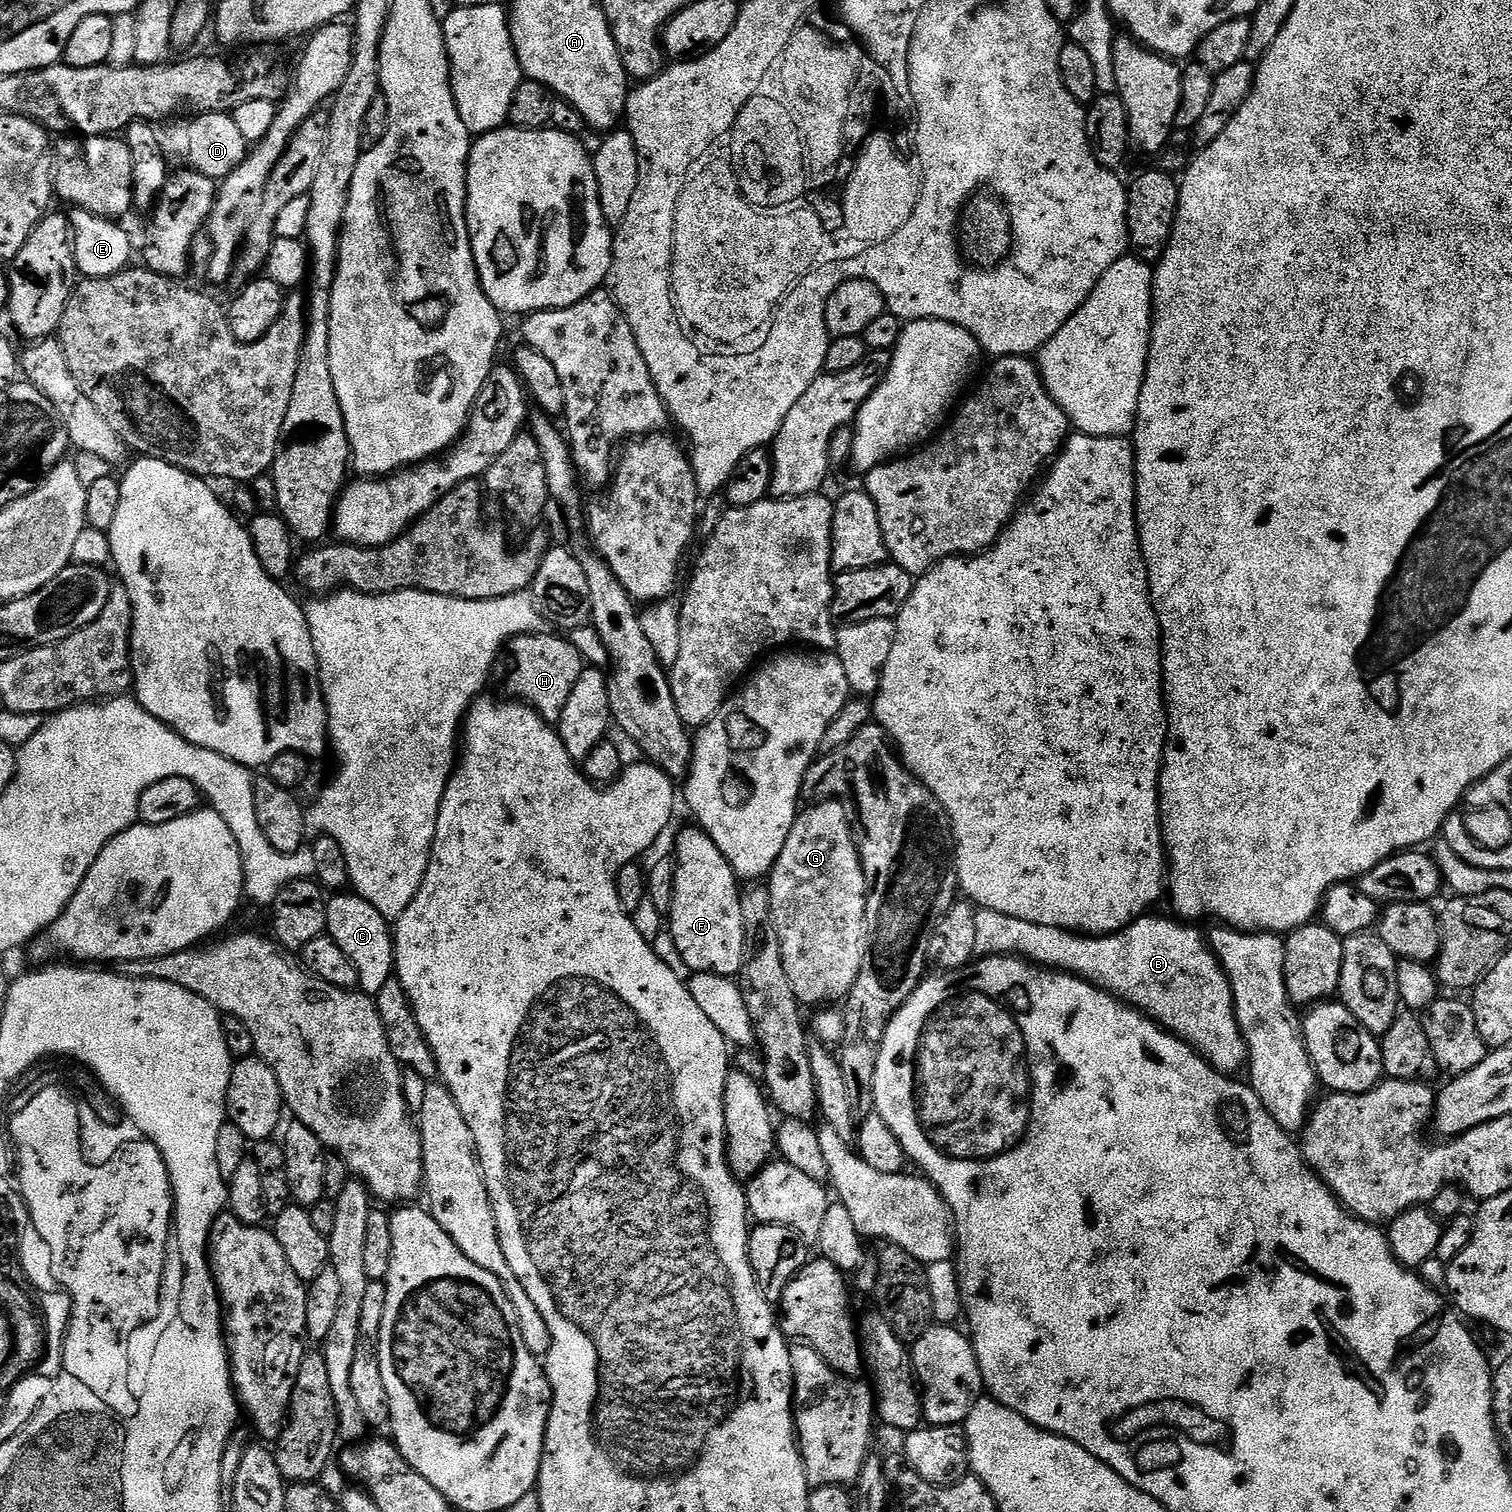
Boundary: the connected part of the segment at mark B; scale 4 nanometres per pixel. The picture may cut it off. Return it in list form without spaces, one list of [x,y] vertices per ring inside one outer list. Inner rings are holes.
[[[980,908],[974,918],[976,956],[1018,956],[1044,970],[1066,972],[1079,976],[1091,984],[1109,992],[1125,1004],[1139,1009],[1155,1020],[1161,1028],[1185,1040],[1194,1051],[1200,1053],[1210,1066],[1219,1072],[1236,1074],[1248,1063],[1248,1047],[1234,1008],[1232,983],[1220,965],[1220,959],[1212,951],[1209,941],[1199,932],[1199,927],[1189,926],[1179,919],[1159,920],[1156,914],[1139,916],[1130,926],[1113,936],[1081,936],[1067,932],[1058,926],[1038,926],[1038,922],[1025,922],[1023,918],[1010,918],[989,908]]]

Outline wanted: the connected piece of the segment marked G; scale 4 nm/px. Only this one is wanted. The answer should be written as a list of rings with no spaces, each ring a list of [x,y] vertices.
[[[839,799],[822,800],[808,806],[808,809],[805,807],[797,815],[790,838],[786,838],[786,846],[782,846],[782,854],[778,854],[778,862],[766,880],[778,946],[782,946],[782,966],[786,966],[790,990],[794,990],[797,1000],[804,1006],[836,1006],[847,1001],[862,970],[866,951],[864,919],[870,878],[864,873],[858,840],[852,837],[848,812],[840,804],[843,803]]]

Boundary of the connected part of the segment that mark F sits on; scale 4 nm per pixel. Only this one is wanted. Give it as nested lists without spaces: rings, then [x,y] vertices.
[[[691,826],[692,828],[684,828],[676,836],[676,856],[674,855],[674,863],[676,865],[676,877],[674,878],[674,898],[672,899],[672,911],[667,913],[666,920],[670,925],[670,932],[672,928],[672,944],[676,947],[676,952],[680,955],[680,960],[689,968],[689,973],[695,974],[697,972],[705,972],[706,974],[716,974],[718,976],[727,976],[729,978],[736,978],[741,975],[744,966],[744,919],[742,918],[742,902],[740,901],[742,895],[741,885],[738,883],[736,878],[736,871],[730,866],[730,862],[726,862],[726,858],[722,854],[722,850],[718,850],[718,846],[714,846],[714,838],[710,838],[706,833],[704,833],[703,828],[699,826]]]

